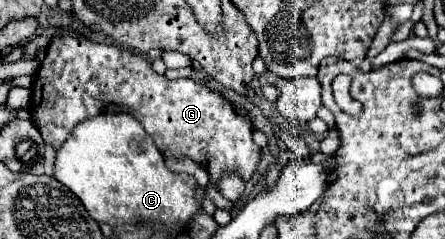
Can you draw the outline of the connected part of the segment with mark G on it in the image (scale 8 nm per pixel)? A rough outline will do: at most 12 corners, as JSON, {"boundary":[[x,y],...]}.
{"boundary":[[77,36],[53,38],[31,118],[59,148],[111,104],[163,156],[249,180],[251,122],[191,78]]}

